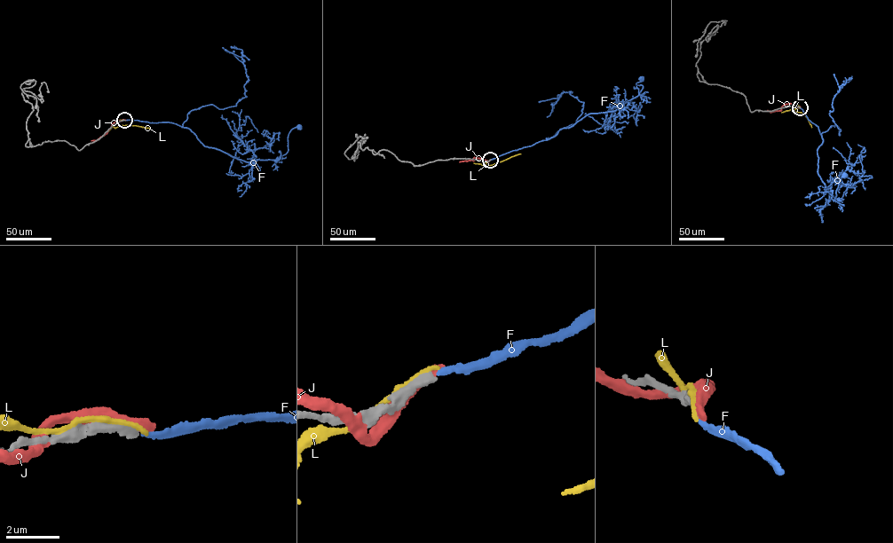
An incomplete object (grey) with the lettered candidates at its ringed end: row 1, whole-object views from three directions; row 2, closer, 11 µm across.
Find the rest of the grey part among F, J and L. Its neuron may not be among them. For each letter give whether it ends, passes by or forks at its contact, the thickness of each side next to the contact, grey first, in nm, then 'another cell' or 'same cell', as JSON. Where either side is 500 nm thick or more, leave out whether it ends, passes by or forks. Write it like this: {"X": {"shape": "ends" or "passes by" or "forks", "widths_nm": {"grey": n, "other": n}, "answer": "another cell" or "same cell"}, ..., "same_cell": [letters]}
{"F": {"shape": "ends", "widths_nm": {"grey": 280, "other": 200}, "answer": "same cell"}, "J": {"widths_nm": {"grey": 500, "other": 400}, "answer": "another cell"}, "L": {"shape": "passes by", "widths_nm": {"grey": 360, "other": 200}, "answer": "another cell"}, "same_cell": ["F"]}

